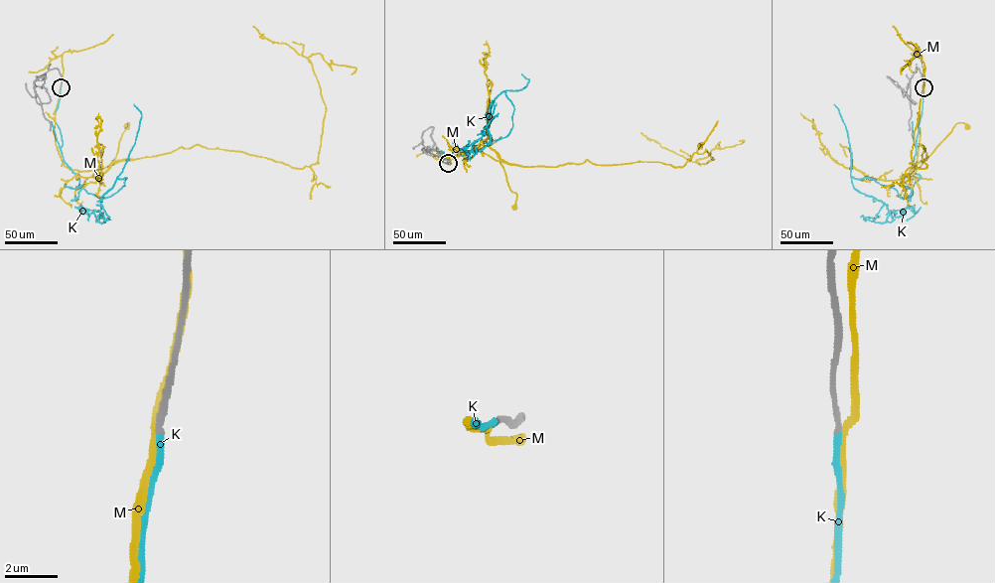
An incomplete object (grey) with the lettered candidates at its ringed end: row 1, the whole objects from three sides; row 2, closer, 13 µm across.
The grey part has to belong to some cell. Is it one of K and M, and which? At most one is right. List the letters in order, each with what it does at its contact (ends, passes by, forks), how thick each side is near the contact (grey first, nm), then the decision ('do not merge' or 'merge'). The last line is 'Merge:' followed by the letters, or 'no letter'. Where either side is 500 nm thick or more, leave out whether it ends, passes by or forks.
K: it ends | 200/190 nm | merge
M: it passes by | 200/240 nm | do not merge
Merge: K

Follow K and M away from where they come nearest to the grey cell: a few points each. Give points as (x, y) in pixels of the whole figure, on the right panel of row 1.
K: (923, 87), (912, 164), (921, 177), (911, 194), (851, 177), (888, 209), (885, 222), (865, 220), (879, 216)
M: (923, 87), (918, 156), (910, 171), (922, 164), (923, 160), (920, 162), (956, 123), (963, 122), (966, 127)

